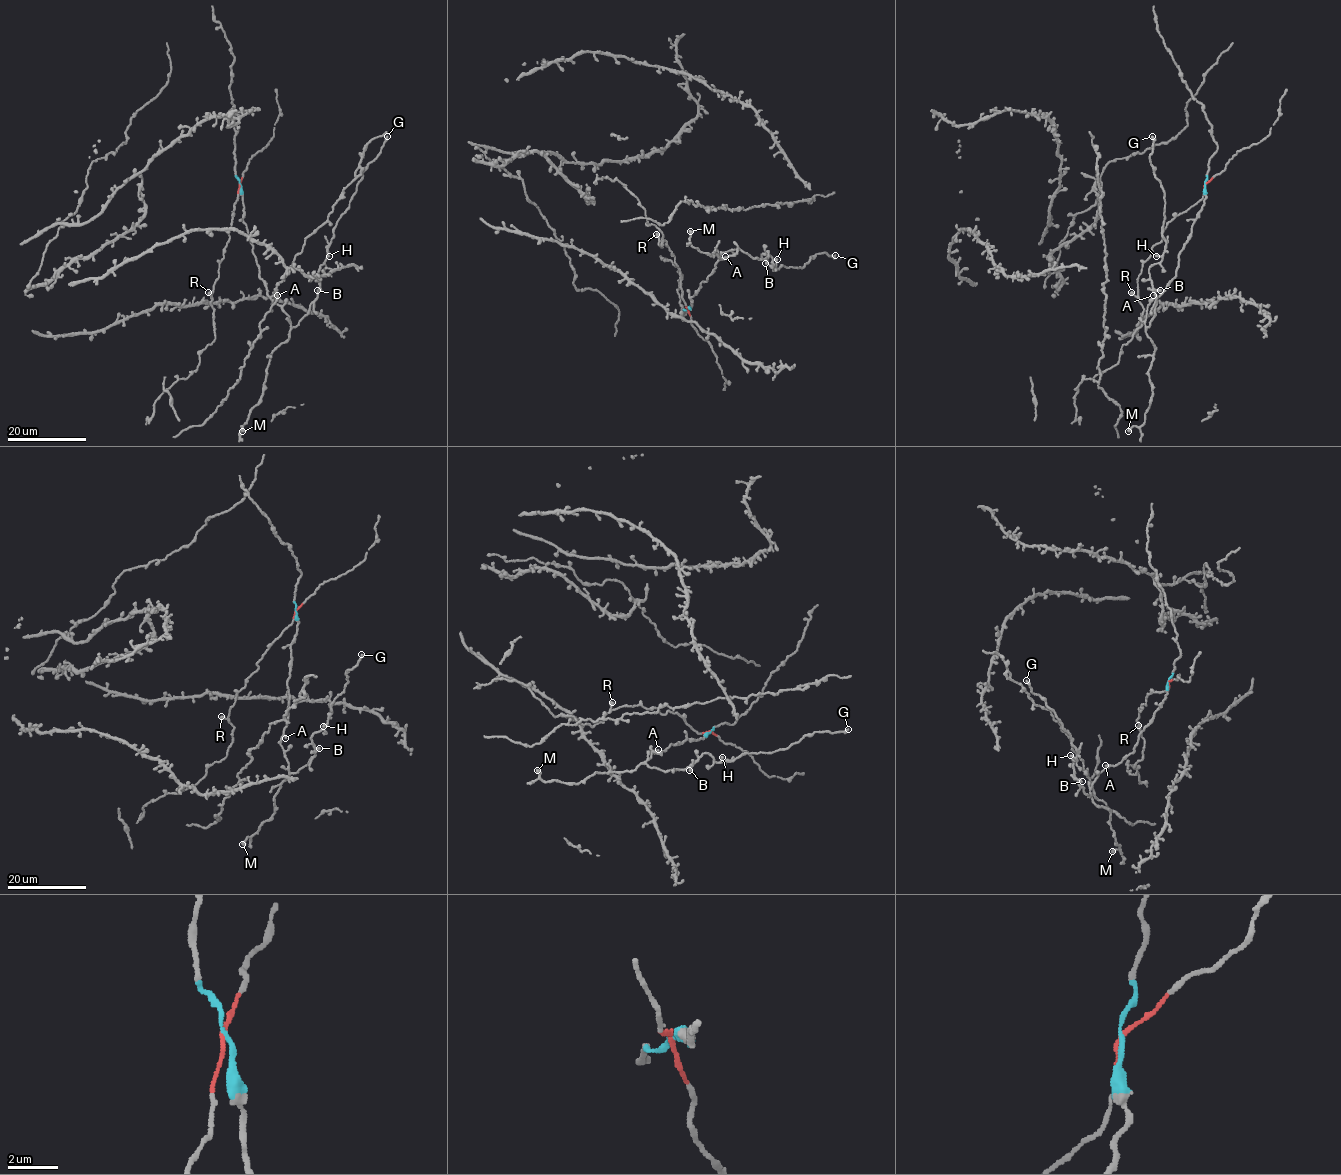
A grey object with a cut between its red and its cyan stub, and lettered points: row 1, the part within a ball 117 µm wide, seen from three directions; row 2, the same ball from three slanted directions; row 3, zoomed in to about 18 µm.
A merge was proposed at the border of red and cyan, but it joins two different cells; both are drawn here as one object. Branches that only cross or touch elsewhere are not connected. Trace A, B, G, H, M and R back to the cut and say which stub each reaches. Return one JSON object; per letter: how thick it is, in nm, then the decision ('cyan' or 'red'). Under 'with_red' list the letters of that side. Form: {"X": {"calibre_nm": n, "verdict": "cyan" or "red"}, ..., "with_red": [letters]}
{"A": {"calibre_nm": 300, "verdict": "cyan"}, "B": {"calibre_nm": 440, "verdict": "cyan"}, "G": {"calibre_nm": 240, "verdict": "cyan"}, "H": {"calibre_nm": 280, "verdict": "cyan"}, "M": {"calibre_nm": 480, "verdict": "cyan"}, "R": {"calibre_nm": 480, "verdict": "red"}, "with_red": ["R"]}

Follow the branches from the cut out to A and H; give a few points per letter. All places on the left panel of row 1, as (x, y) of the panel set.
A: (240, 184), (243, 221), (259, 275), (267, 295), (277, 295)
H: (240, 184), (243, 221), (259, 277), (267, 295), (293, 327), (316, 297), (318, 271), (329, 255)

